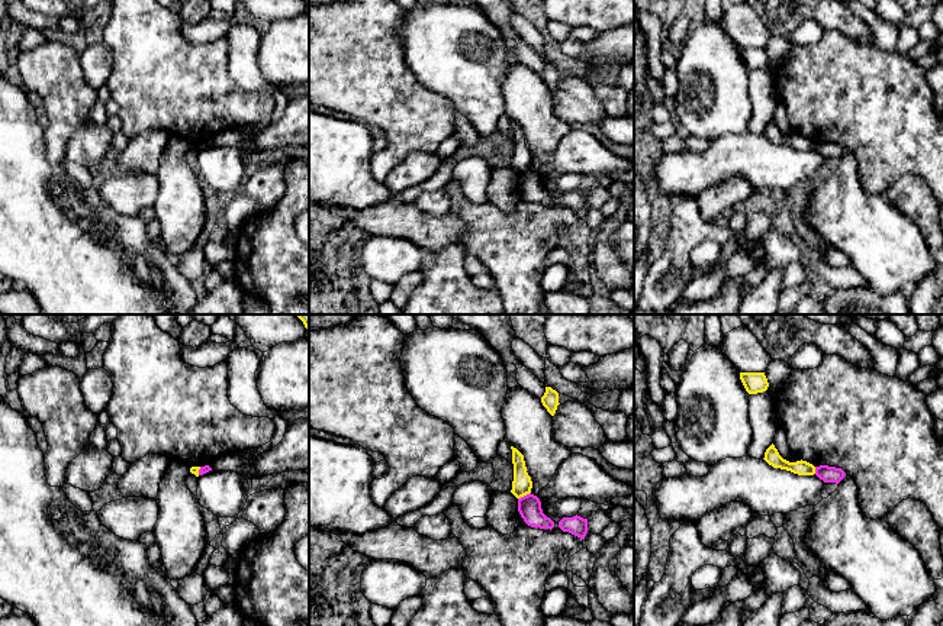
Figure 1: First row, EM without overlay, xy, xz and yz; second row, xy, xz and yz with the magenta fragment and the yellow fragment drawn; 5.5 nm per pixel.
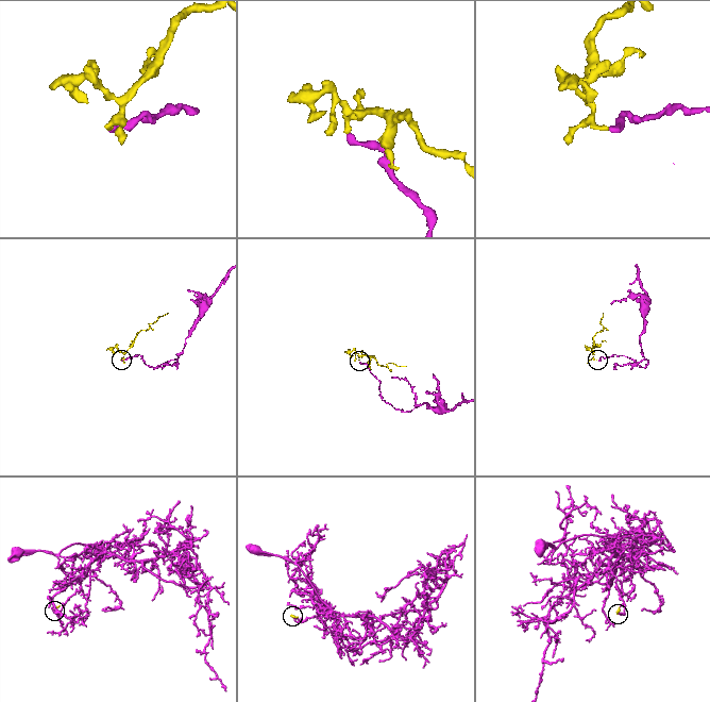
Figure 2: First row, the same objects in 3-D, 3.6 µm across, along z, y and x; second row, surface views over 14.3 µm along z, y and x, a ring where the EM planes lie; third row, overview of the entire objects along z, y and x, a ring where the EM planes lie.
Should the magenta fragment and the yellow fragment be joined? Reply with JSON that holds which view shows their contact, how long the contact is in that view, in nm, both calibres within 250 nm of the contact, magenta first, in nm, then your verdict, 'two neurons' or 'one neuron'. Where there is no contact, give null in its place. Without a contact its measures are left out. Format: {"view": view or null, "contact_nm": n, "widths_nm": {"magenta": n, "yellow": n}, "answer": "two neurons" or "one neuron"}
{"view": "xz", "contact_nm": 80, "widths_nm": {"magenta": 130, "yellow": 110}, "answer": "two neurons"}

